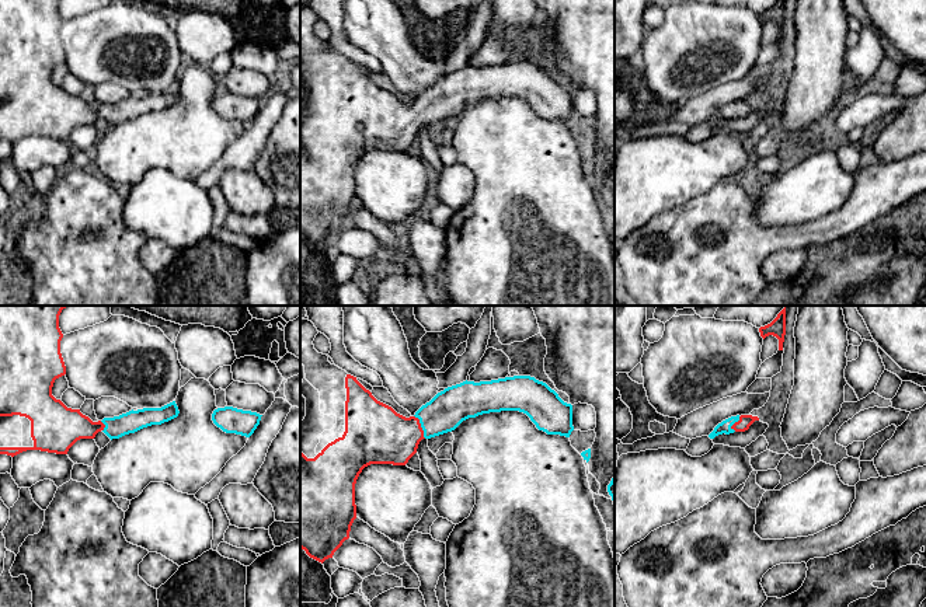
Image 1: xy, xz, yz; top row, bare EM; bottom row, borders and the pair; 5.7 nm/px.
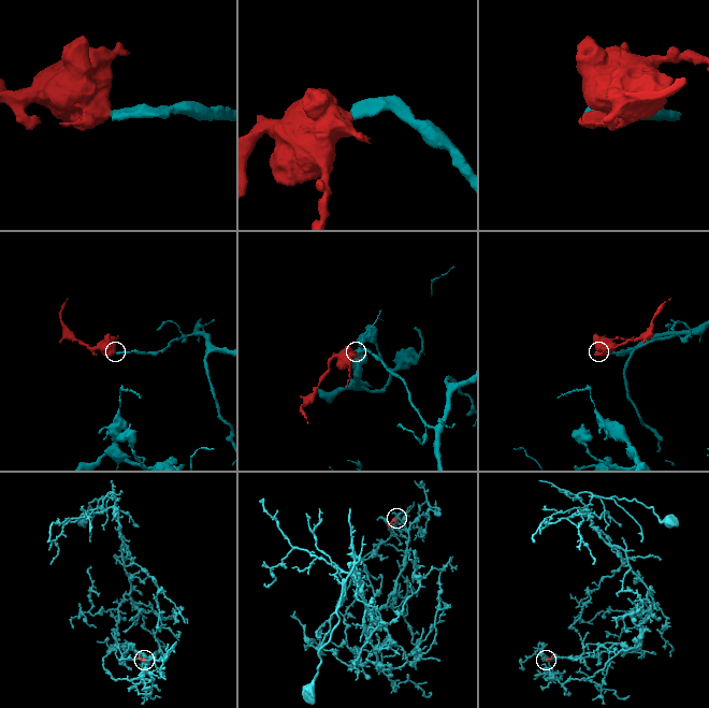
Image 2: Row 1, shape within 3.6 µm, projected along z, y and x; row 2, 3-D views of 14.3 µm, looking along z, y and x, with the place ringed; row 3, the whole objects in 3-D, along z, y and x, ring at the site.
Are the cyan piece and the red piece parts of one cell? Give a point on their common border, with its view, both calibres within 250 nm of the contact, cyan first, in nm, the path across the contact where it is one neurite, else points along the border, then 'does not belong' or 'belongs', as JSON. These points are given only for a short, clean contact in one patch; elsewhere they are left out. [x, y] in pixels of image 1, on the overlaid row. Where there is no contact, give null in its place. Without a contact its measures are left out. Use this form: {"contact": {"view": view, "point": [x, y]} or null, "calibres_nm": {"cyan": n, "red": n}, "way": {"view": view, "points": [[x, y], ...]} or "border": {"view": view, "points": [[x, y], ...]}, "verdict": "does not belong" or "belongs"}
{"contact": {"view": "xz", "point": [421, 426]}, "calibres_nm": {"cyan": 220, "red": 320}, "way": {"view": "xz", "points": [[449, 408], [421, 426], [403, 435], [379, 435]]}, "verdict": "belongs"}

